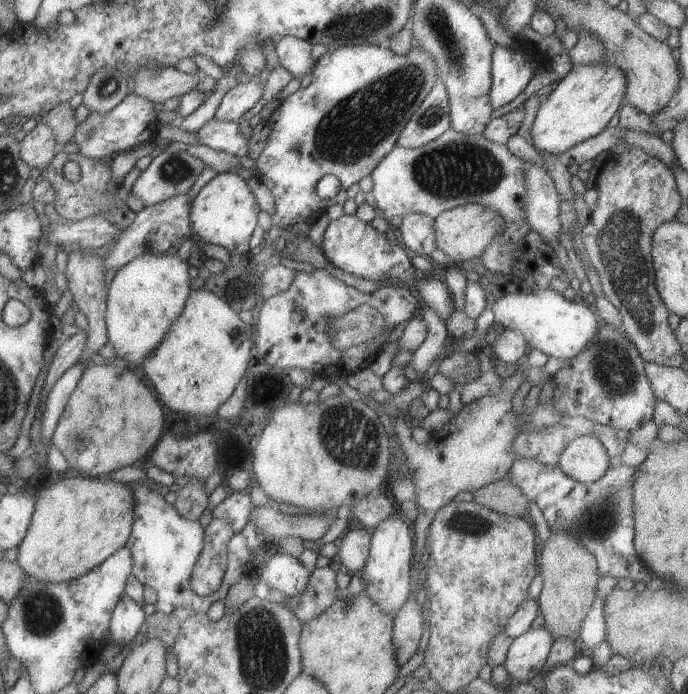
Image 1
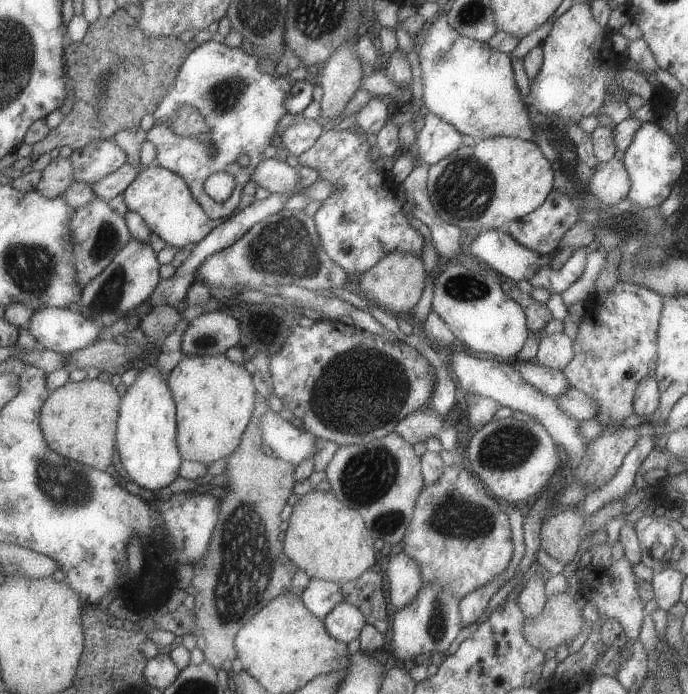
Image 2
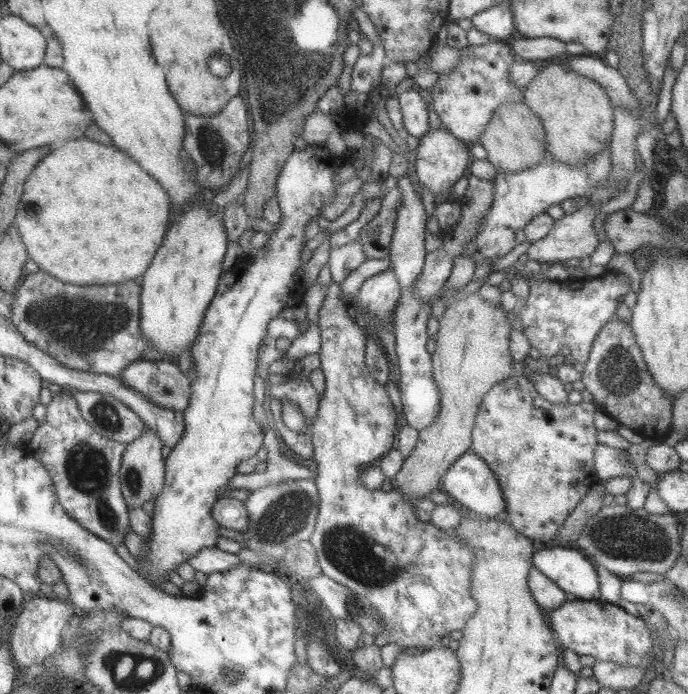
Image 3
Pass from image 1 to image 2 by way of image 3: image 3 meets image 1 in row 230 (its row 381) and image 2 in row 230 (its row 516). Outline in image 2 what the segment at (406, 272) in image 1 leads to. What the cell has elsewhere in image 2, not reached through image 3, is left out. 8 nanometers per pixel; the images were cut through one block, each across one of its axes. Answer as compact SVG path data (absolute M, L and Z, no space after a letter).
M351 130L321 131L319 138L302 154L297 156L298 166L313 168L319 172L319 179L329 182L333 192L317 205L317 210L312 217L319 236L320 245L325 254L333 263L347 274L361 275L365 270L372 268L387 252L407 252L413 256L421 257L424 239L421 234L409 224L411 214L405 214L402 204L395 198L396 183L389 172L375 168L374 162L367 156L369 144L363 134L355 134Z

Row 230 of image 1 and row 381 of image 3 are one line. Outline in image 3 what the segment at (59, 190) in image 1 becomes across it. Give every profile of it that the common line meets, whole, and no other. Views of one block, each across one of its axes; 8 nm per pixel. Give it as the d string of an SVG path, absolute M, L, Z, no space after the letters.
M39 270L35 274L24 274L23 280L17 284L15 288L15 296L12 297L12 304L10 310L12 312L10 321L15 325L15 328L23 335L23 338L33 344L33 346L38 346L39 350L42 350L45 354L48 354L56 362L59 362L62 366L67 366L73 370L83 370L83 372L93 372L93 374L107 374L118 380L122 385L125 385L121 381L121 370L125 370L125 366L131 365L131 362L135 360L143 360L141 358L140 352L143 349L148 348L148 340L142 336L139 327L139 317L140 317L140 303L139 303L140 286L135 284L134 280L129 280L127 282L119 282L117 285L87 285L79 286L73 284L67 284L67 282L61 282L53 276L49 276L44 271Z

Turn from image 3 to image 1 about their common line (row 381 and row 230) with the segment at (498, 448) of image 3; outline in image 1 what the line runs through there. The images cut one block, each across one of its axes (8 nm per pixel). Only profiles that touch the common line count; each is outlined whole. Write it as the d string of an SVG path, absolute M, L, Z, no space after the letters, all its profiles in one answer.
M451 128L445 130L438 138L423 144L422 146L416 147L415 149L405 149L402 147L395 146L378 164L376 168L373 168L373 171L370 173L371 179L373 179L373 187L370 191L373 193L373 197L375 198L373 208L378 212L380 216L382 216L387 222L391 218L403 219L405 216L411 214L425 214L429 216L431 219L436 219L441 212L455 209L457 206L476 203L480 206L489 208L494 212L497 212L504 219L504 228L502 232L492 241L492 244L481 254L481 262L487 270L491 270L491 272L497 272L497 274L507 274L507 272L511 272L514 267L517 267L518 261L516 257L518 256L518 251L514 248L515 243L522 243L523 236L531 231L529 226L524 222L522 207L523 202L526 199L526 193L524 188L524 179L522 176L522 161L515 156L512 156L504 145L499 145L498 143L493 143L488 139L485 139L482 134L475 135L463 135L459 132L453 131Z

